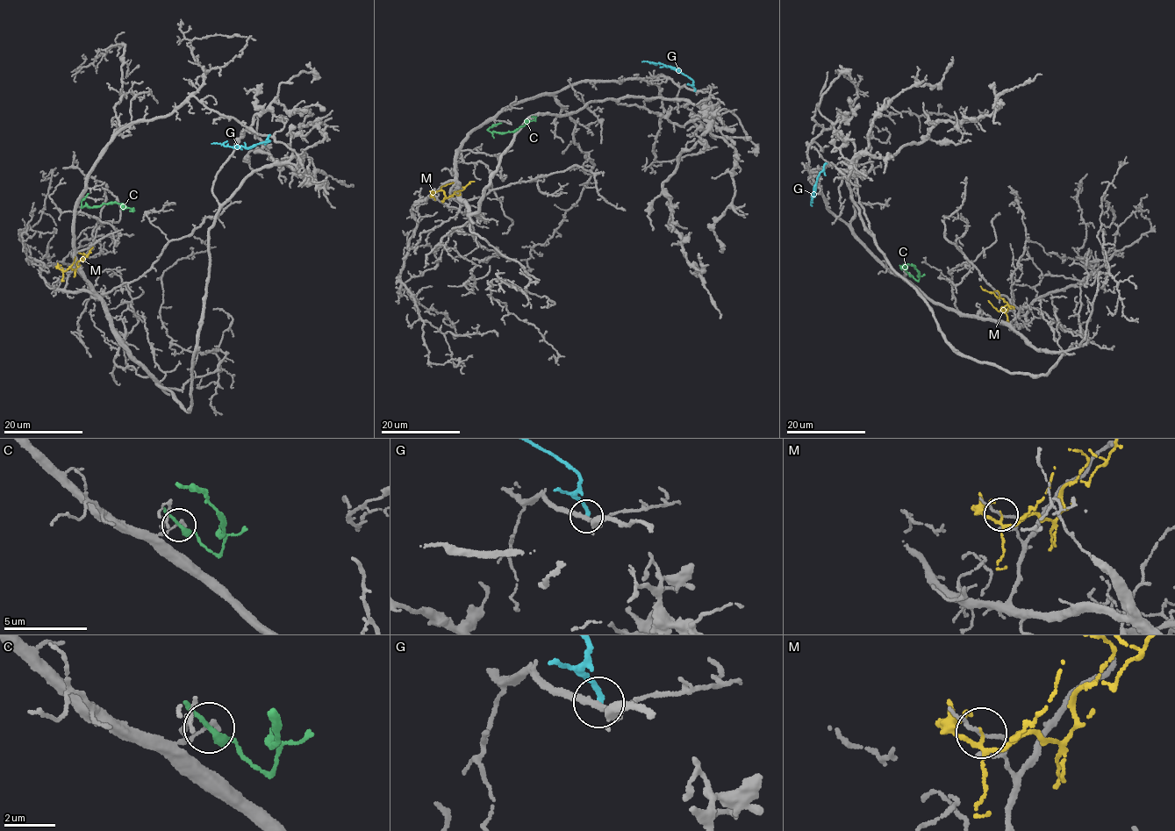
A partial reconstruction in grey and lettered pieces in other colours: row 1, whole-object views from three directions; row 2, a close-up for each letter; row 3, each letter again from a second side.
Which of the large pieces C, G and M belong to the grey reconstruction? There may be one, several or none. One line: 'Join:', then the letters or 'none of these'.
Join: none of these

